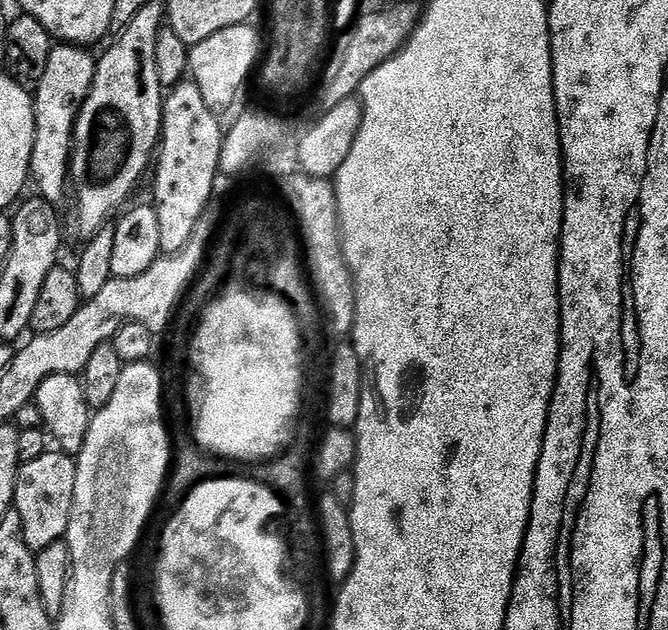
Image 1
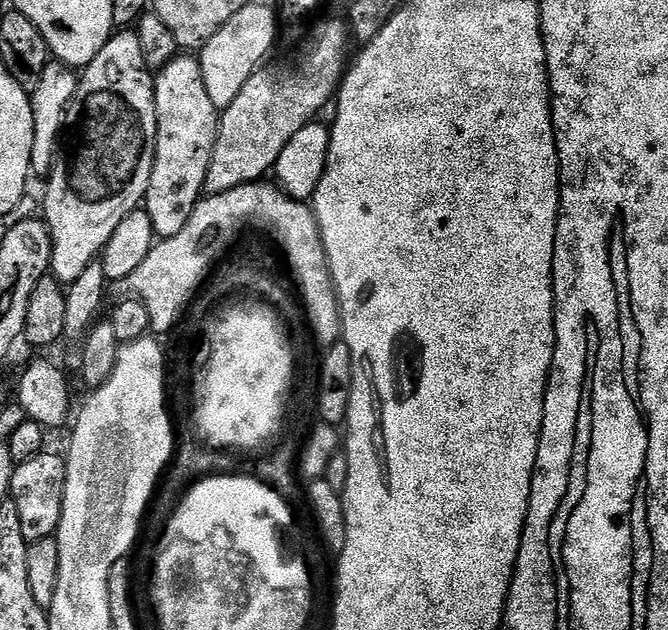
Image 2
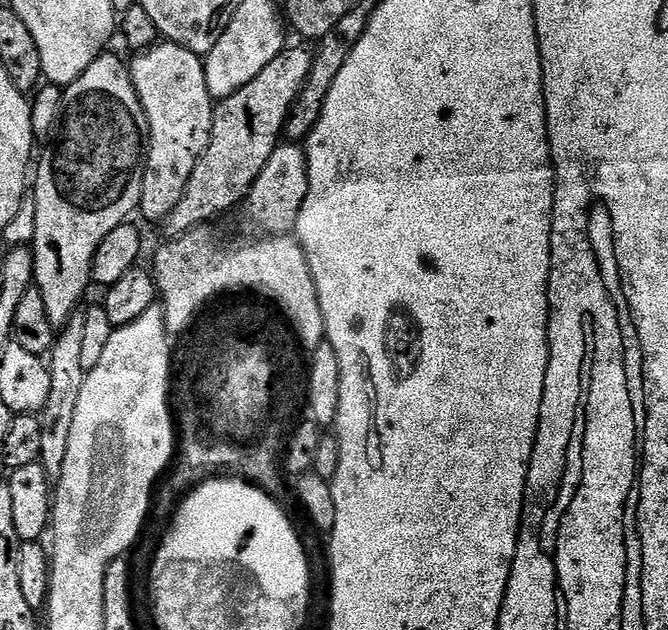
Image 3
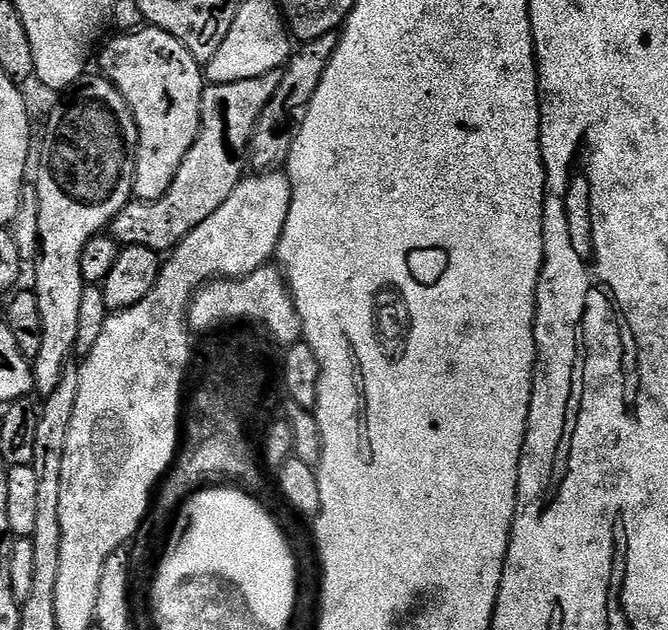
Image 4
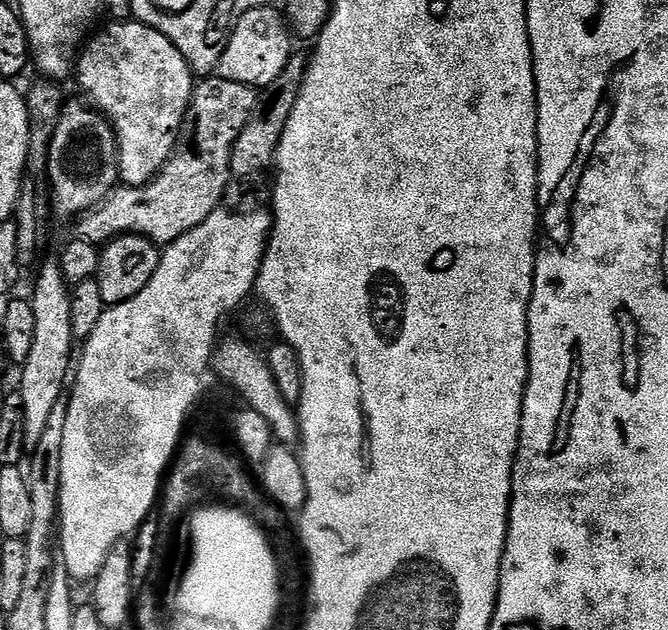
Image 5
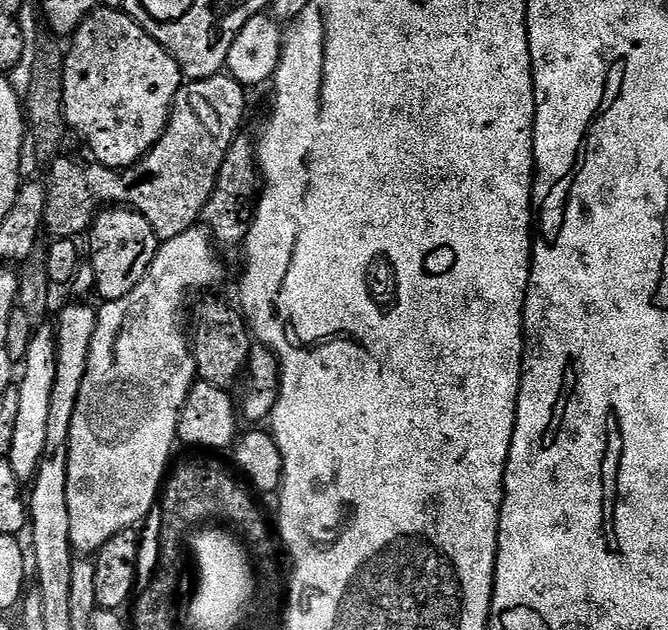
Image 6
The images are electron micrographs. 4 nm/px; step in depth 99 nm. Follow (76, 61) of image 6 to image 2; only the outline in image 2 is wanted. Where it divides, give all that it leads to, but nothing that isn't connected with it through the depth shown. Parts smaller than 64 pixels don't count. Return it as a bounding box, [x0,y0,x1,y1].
[143,54,220,240]

